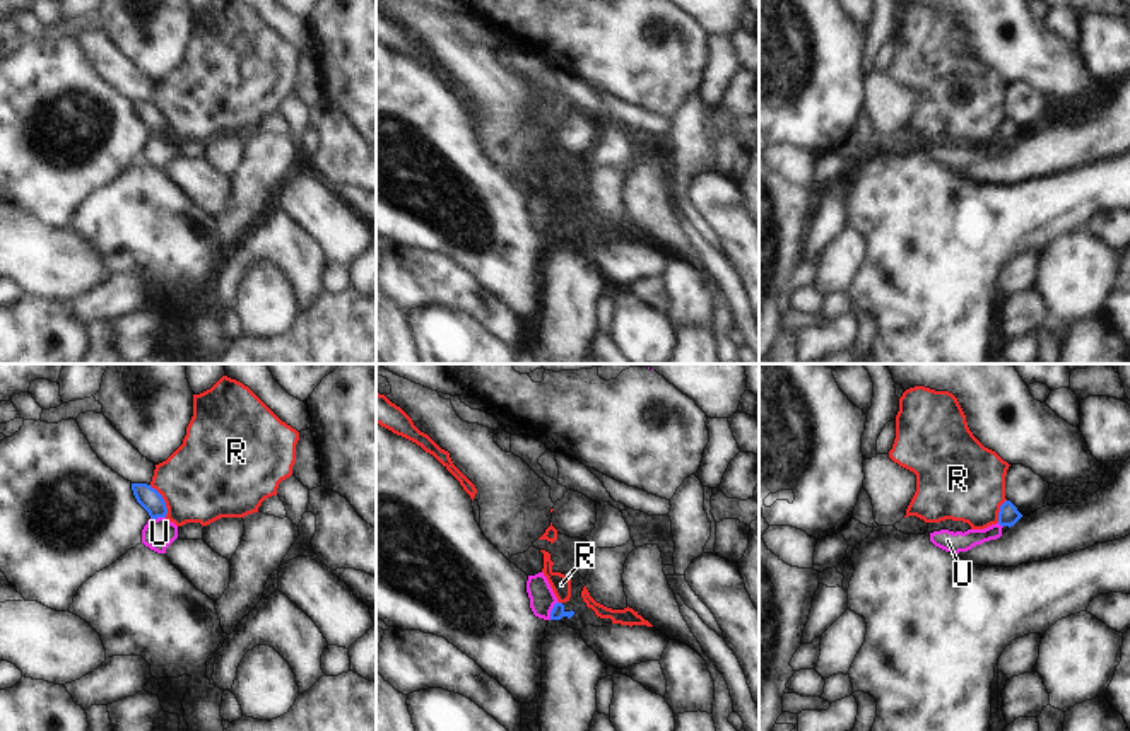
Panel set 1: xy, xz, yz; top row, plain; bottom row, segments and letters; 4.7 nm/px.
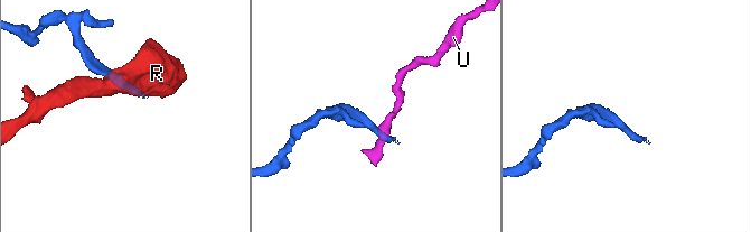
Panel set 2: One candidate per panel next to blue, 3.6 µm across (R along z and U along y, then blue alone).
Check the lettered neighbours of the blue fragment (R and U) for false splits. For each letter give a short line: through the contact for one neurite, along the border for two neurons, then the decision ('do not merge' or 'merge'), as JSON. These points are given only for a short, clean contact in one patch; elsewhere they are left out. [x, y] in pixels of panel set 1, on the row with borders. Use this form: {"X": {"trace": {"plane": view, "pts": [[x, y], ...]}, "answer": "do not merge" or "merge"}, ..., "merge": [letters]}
{"R": {"answer": "do not merge"}, "U": {"trace": {"plane": "xz", "pts": [[558, 602], [549, 619]]}, "answer": "do not merge"}, "merge": []}

